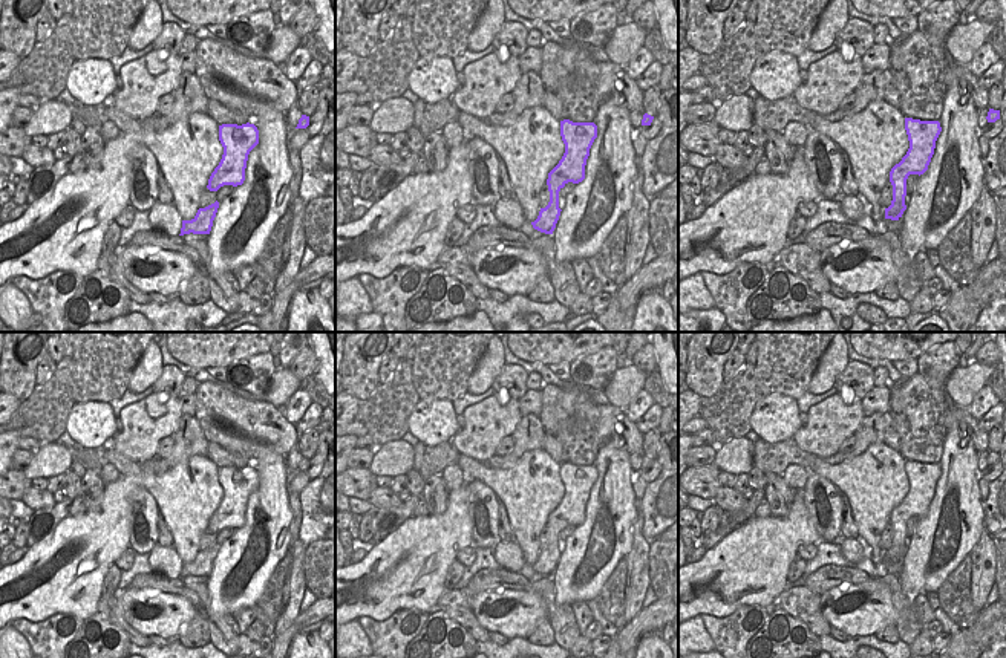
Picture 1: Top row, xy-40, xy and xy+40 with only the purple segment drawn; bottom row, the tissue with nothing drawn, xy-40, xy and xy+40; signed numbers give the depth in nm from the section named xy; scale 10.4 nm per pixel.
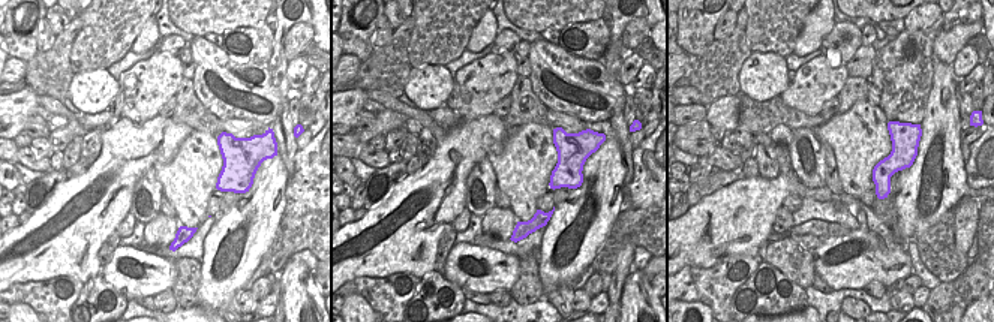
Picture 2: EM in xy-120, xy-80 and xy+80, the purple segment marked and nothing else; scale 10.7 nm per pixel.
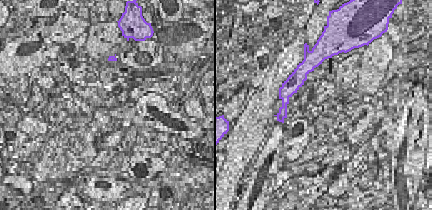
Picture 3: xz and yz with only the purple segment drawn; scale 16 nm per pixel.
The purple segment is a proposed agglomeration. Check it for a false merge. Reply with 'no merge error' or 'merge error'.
no merge error

